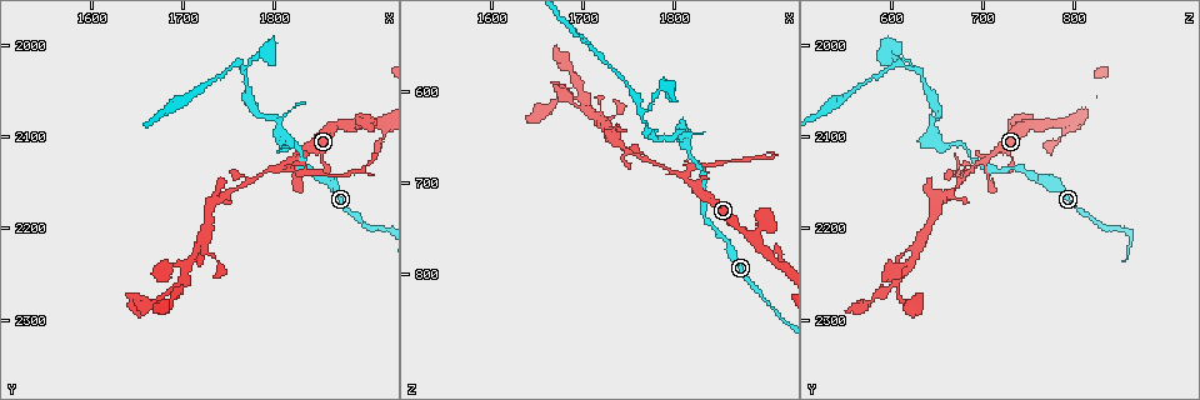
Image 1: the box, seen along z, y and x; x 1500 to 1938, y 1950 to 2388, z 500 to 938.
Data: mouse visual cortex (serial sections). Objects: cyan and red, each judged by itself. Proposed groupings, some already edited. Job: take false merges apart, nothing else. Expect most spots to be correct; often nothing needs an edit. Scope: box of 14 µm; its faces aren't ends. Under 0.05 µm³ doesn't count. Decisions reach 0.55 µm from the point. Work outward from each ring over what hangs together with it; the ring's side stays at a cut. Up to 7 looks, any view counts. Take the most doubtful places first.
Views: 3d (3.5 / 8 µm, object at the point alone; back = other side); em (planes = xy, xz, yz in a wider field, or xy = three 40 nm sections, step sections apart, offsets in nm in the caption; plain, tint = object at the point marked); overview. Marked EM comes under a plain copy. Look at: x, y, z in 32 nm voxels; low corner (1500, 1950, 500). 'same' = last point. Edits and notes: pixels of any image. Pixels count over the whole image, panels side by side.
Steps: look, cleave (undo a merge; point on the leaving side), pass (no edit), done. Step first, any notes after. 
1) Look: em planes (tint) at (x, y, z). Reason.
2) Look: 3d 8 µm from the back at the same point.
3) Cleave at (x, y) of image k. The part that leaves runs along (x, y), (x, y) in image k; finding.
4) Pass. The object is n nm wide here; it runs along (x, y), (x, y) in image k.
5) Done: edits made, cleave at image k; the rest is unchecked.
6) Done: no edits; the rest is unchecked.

Look: 3d 8 µm at (1815, 2130, 695). Three-way junction.

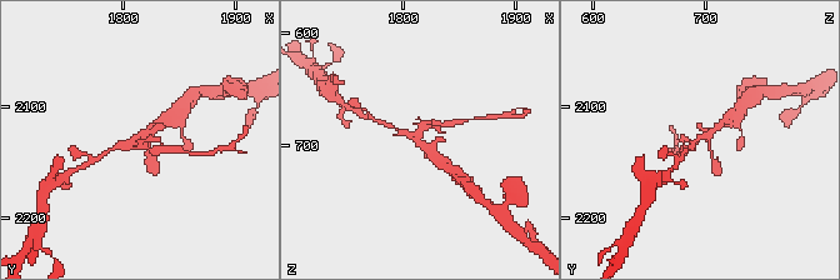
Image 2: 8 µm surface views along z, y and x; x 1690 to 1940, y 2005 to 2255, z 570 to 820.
Look: em xy step 5 (tint) at (1810, 2132, 694). Shape alone is not enough.

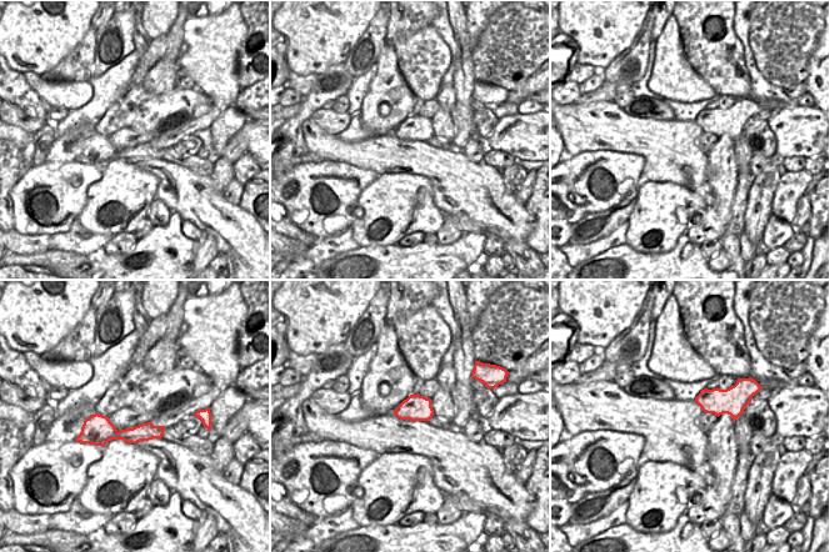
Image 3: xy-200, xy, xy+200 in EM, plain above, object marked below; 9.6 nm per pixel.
Cleave at (156, 149) of image 2. The part that leaves runs along (136, 144), (154, 150), (188, 153) in image 2; two cells meet here.

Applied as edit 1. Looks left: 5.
Look: overview.

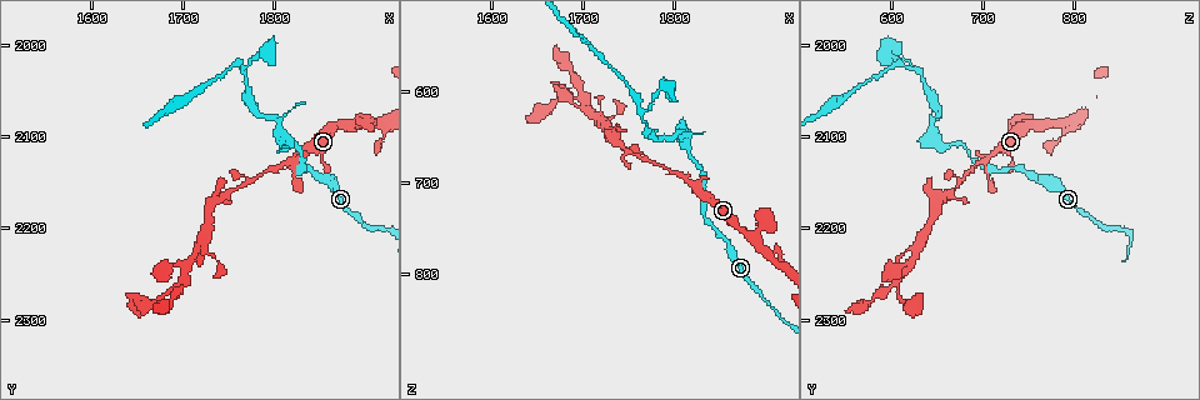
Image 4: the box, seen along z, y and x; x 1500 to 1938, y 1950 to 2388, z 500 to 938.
Look: 3d 3.5 µm at (1765, 2020, 620). Branch point.

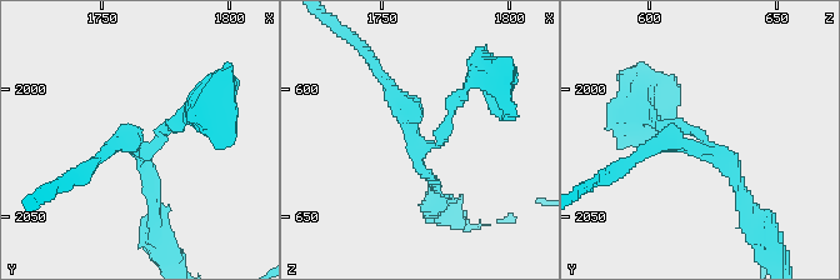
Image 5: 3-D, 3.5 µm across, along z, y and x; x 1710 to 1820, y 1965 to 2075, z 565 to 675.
Look: em xy step 2 (tint) at (1765, 2025, 624). 3 arms meet here; the arms are 150, 200, 250 nm wide; now the EM.

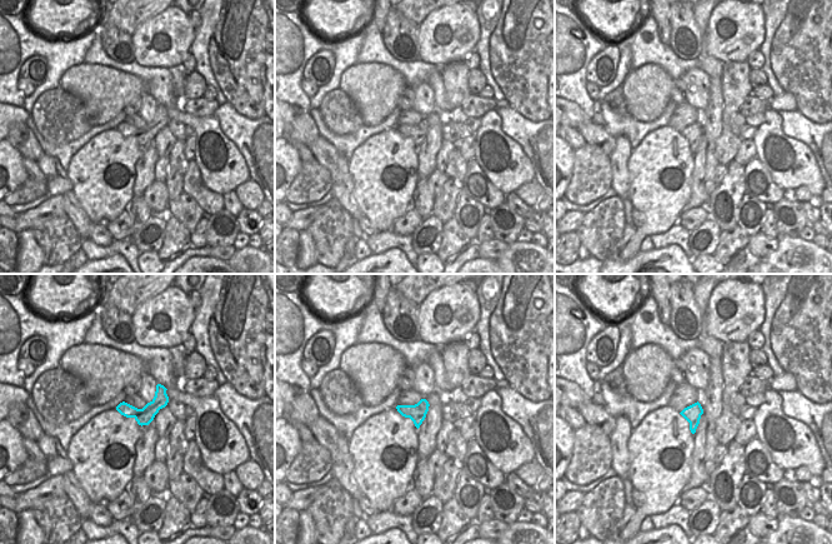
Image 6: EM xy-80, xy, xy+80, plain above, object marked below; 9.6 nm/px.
Pass. It runs along (746, 215), (730, 158), (656, 120) in image 5; all the same cell.

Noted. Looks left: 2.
Look: 3d 3.5 µm at (1695, 2260, 610). Three arms meet.

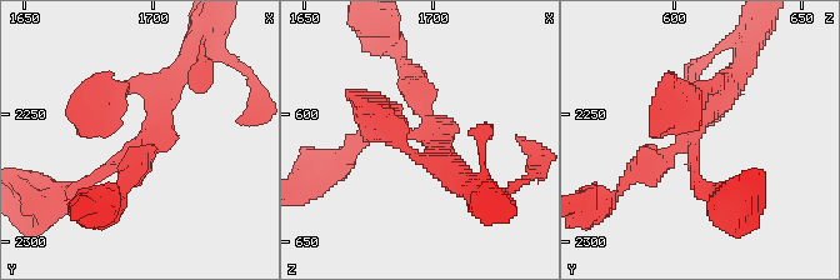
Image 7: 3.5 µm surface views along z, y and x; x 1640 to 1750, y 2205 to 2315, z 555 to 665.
Look: em xy step 1 (tint) at (1697, 2259, 606). Need the tissue.

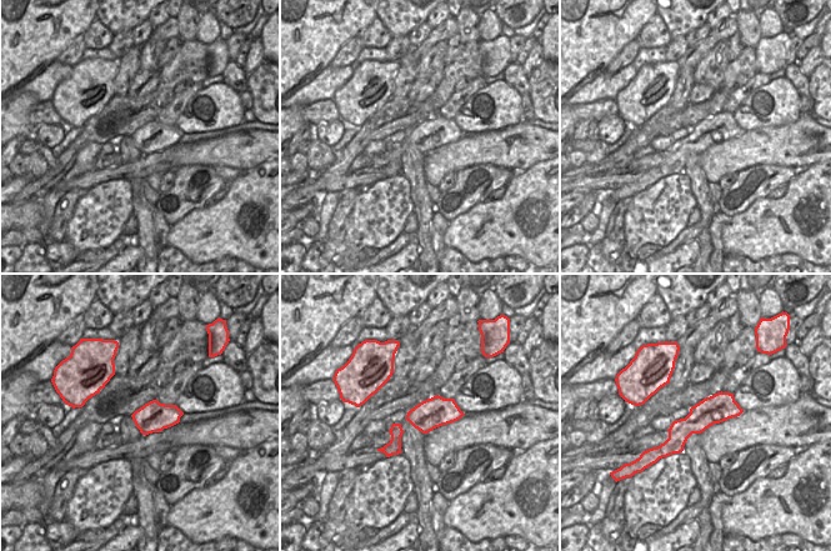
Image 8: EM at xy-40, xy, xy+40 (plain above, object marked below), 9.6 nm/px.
Pass. The arms are 150, 300, 350 nm wide; it runs along (176, 74), (153, 128), (80, 185) in image 7; one cell here.

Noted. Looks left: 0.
Done: edits made, cleave at image 2; the rest is unchecked.

